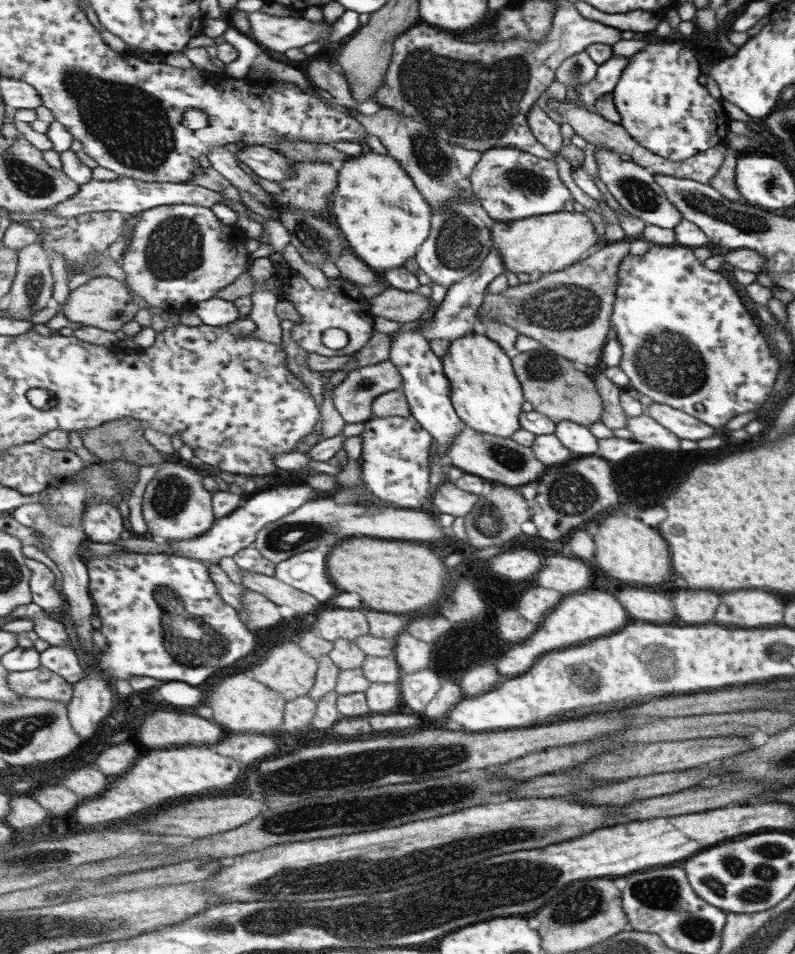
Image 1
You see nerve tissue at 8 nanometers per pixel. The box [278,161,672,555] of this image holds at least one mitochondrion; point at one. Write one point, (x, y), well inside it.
(566, 306)

